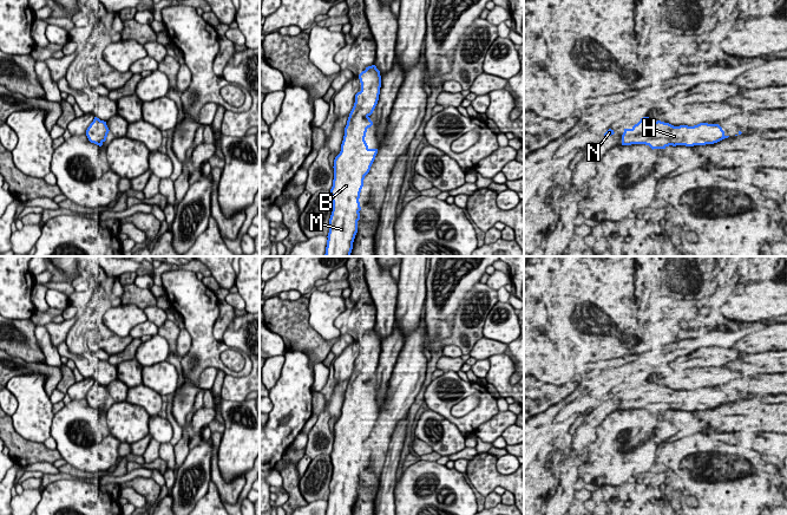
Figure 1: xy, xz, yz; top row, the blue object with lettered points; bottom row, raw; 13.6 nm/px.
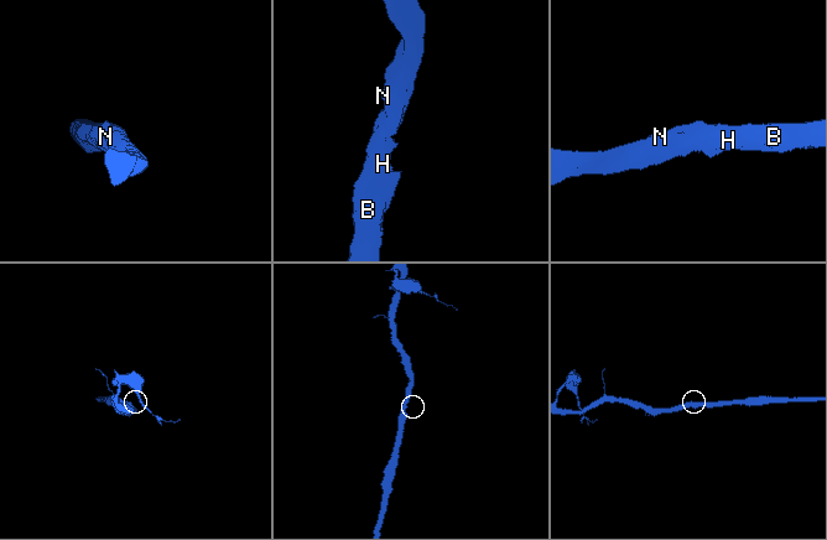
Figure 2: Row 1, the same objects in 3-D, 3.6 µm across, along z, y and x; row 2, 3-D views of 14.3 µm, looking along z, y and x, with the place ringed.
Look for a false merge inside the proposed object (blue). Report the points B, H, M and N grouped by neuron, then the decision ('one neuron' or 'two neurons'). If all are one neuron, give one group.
groups B H M N; one neuron

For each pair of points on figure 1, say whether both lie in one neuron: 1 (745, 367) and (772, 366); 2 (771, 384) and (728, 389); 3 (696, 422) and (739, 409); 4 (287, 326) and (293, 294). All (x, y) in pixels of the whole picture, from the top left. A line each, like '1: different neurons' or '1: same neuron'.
1: same neuron
2: same neuron
3: same neuron
4: different neurons

